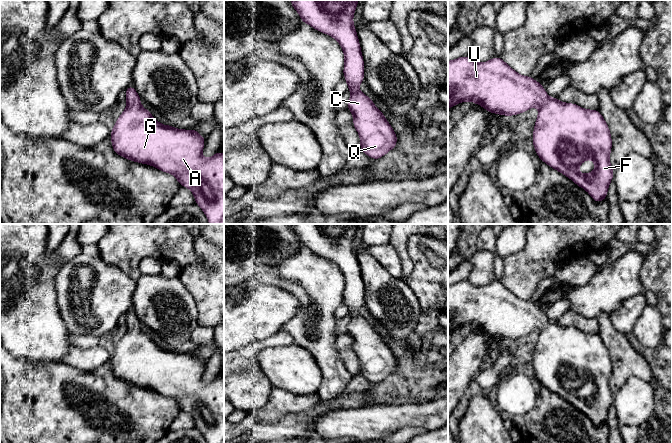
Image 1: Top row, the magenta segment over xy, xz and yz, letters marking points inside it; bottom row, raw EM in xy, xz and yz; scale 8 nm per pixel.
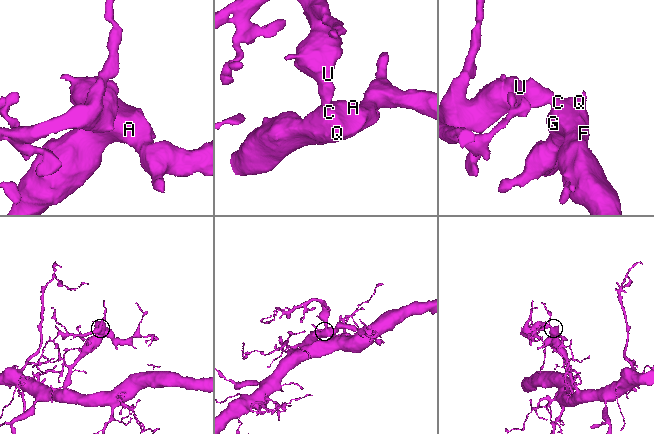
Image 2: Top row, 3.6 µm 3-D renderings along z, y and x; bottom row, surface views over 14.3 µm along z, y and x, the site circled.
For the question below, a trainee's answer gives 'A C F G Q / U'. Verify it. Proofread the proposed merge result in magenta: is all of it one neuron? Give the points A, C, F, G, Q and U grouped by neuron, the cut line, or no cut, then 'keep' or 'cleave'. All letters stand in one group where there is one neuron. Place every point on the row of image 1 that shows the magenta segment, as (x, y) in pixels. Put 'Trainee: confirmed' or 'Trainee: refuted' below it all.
A C F G Q U; no cut; keep
Trainee: refuted

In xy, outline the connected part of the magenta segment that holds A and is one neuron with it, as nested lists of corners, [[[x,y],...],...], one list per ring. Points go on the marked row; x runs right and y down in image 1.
[[[131,84],[125,89],[127,108],[116,120],[110,138],[114,152],[130,161],[156,167],[160,171],[173,174],[180,186],[190,189],[195,197],[195,203],[203,210],[210,224],[224,224],[224,154],[217,151],[211,158],[204,159],[202,151],[205,137],[196,129],[176,129],[172,125],[160,124],[150,113],[141,106],[141,99]]]

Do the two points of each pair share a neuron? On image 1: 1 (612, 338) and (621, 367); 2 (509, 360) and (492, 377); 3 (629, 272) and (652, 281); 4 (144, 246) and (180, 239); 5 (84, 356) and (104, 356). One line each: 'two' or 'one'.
1: one
2: one
3: two
4: one
5: one

